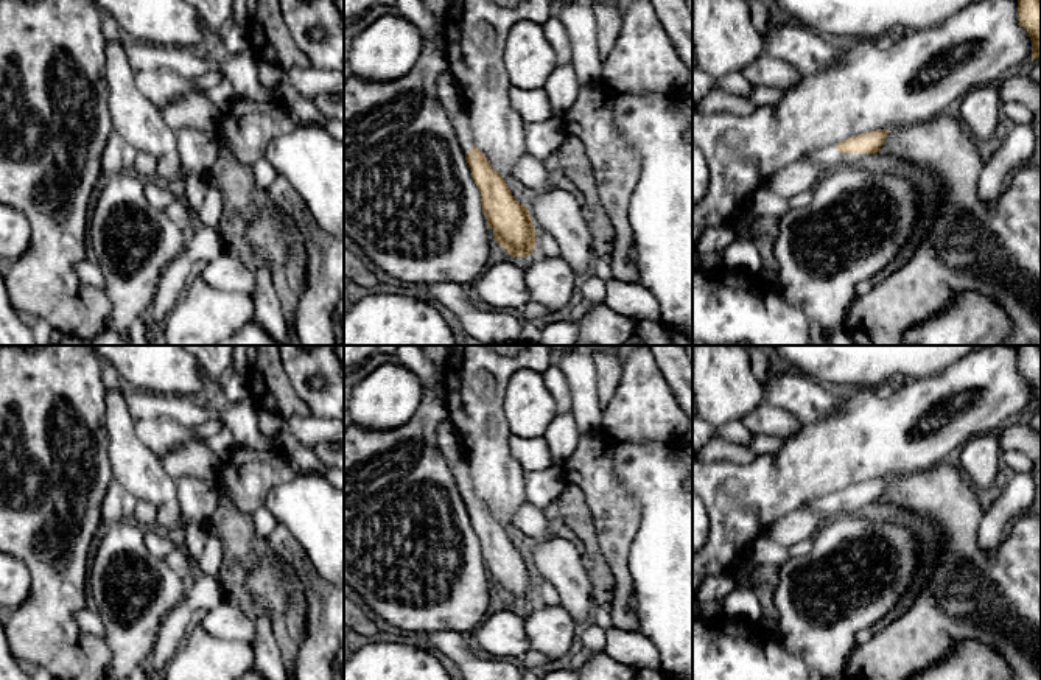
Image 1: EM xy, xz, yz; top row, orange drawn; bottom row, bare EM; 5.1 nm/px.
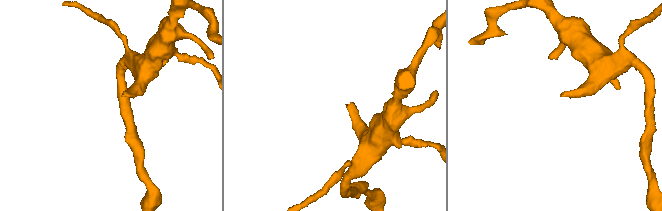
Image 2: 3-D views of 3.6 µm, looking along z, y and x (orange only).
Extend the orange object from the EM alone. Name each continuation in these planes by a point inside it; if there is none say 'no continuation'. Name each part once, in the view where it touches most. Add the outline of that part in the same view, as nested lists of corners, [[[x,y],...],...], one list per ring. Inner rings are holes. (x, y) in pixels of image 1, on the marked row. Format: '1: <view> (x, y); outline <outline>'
1: yz (828, 156); outline [[[832,143],[815,149],[808,160],[822,165],[828,173],[839,166],[853,166],[867,156],[868,152],[839,152]]]

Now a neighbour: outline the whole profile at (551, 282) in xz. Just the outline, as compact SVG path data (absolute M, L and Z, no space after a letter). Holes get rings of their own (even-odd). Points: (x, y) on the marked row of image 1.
M535 252L524 263L531 300L546 307L552 317L563 316L577 297L579 279L562 257Z

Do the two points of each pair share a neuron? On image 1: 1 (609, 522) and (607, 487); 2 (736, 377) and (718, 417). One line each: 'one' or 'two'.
1: one
2: one

